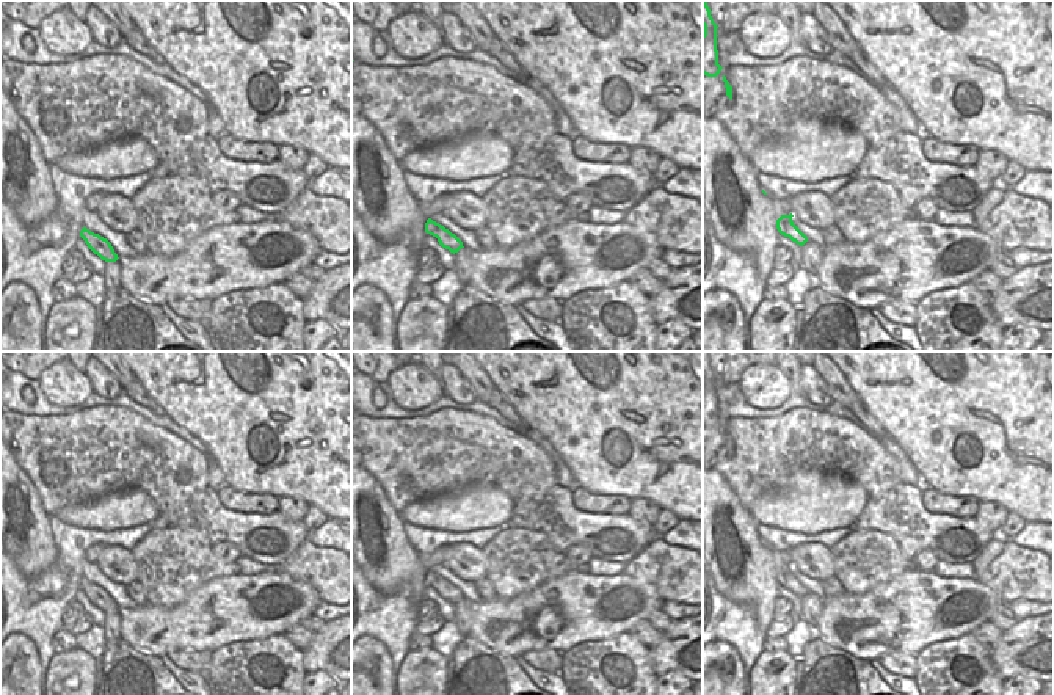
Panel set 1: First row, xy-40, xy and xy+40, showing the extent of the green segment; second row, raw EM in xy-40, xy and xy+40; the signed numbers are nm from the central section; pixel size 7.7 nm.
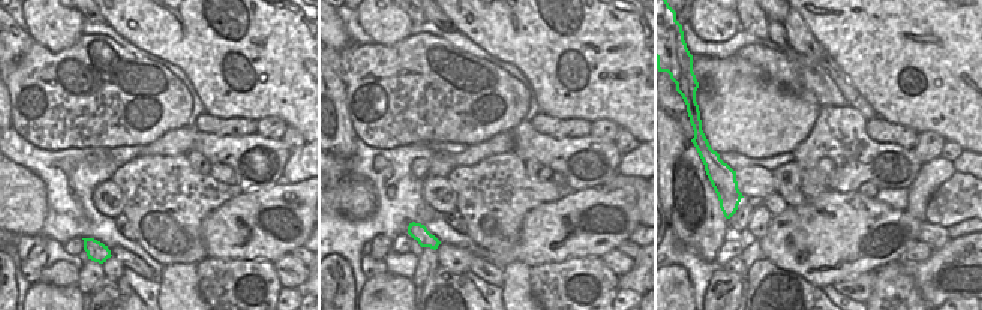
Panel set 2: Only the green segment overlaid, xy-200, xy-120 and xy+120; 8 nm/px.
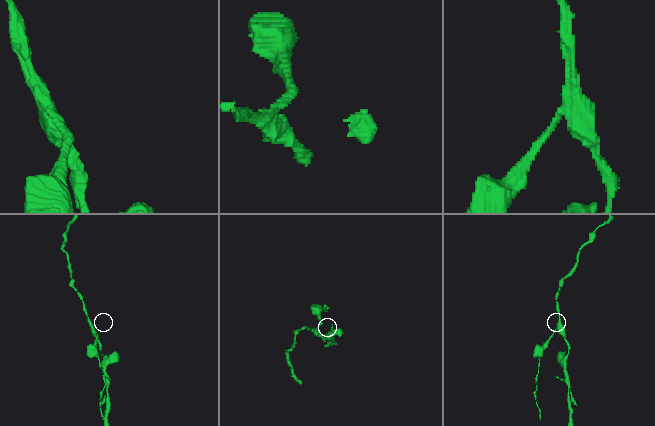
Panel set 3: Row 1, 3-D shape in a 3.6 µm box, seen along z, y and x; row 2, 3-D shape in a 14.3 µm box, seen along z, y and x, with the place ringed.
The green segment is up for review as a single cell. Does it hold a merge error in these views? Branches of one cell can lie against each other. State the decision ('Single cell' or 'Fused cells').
Fused cells.

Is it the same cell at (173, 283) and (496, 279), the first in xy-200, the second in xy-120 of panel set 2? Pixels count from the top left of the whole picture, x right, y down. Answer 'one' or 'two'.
two

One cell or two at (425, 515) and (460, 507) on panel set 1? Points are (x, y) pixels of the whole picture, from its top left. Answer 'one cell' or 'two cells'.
one cell

